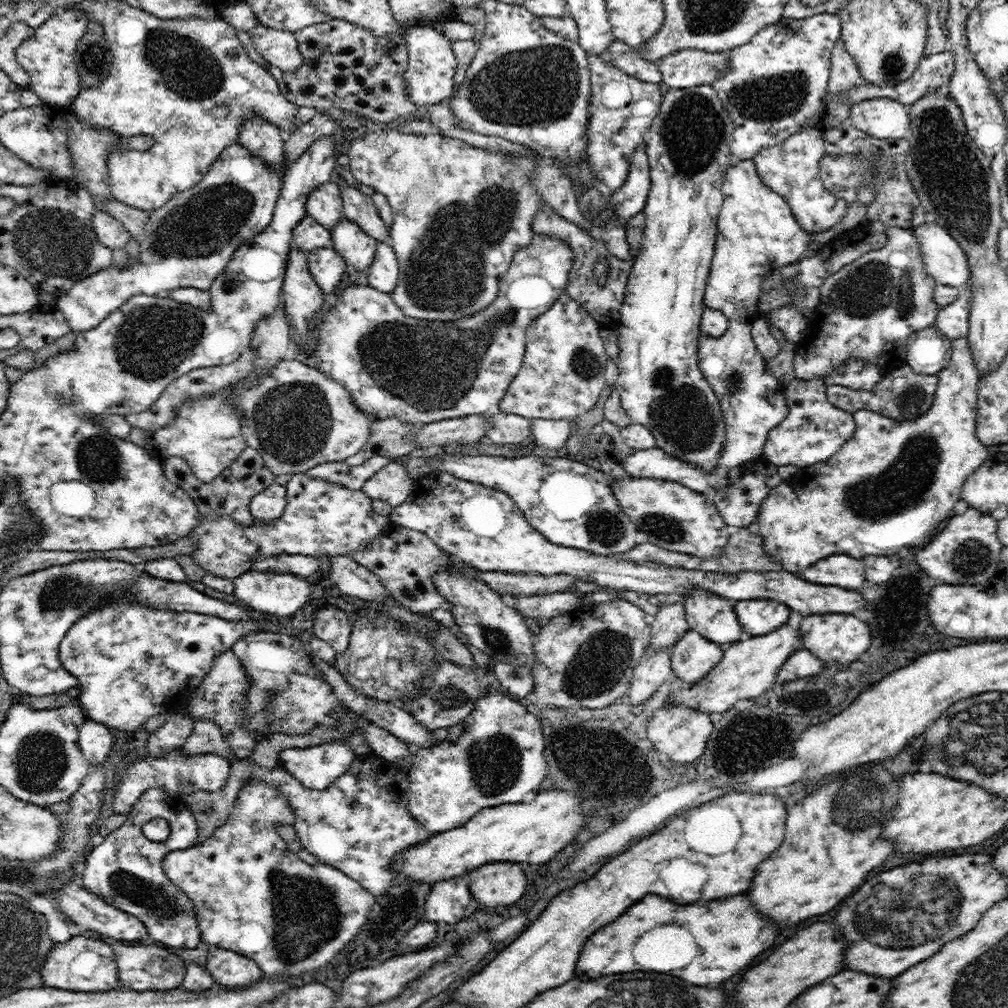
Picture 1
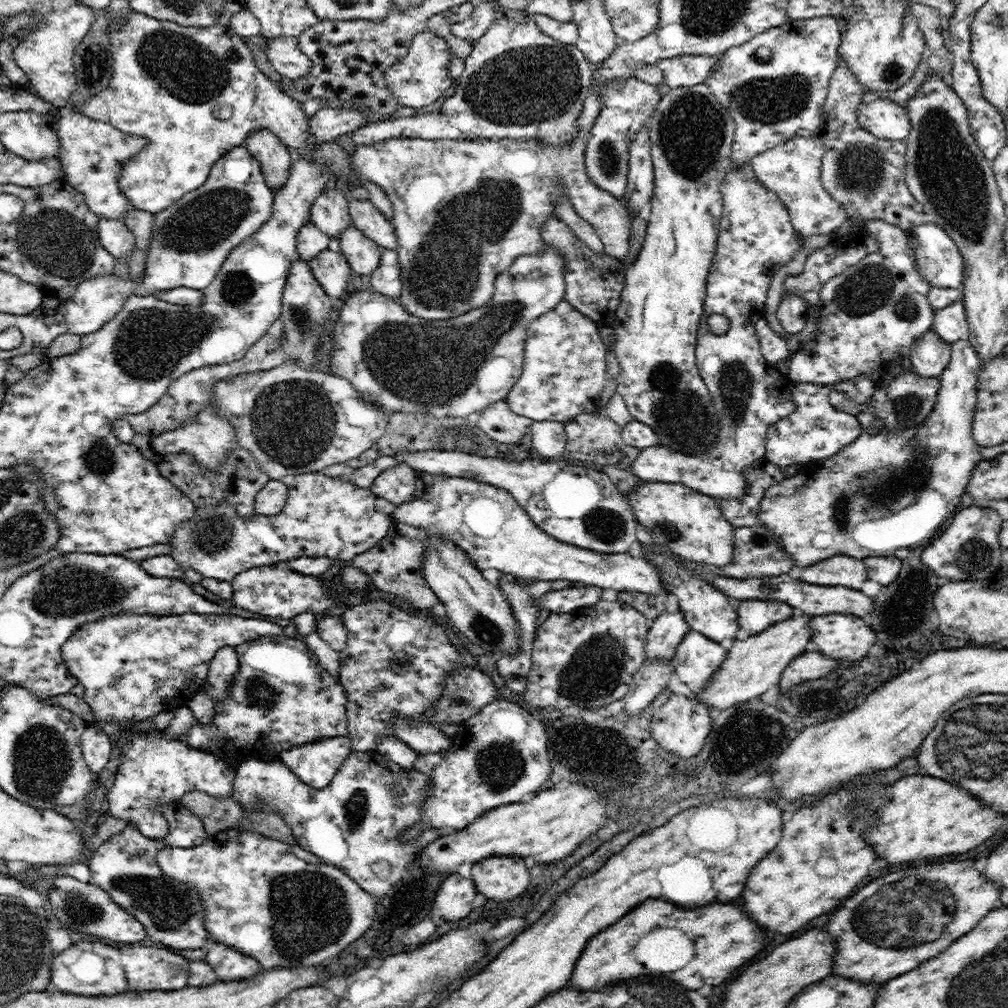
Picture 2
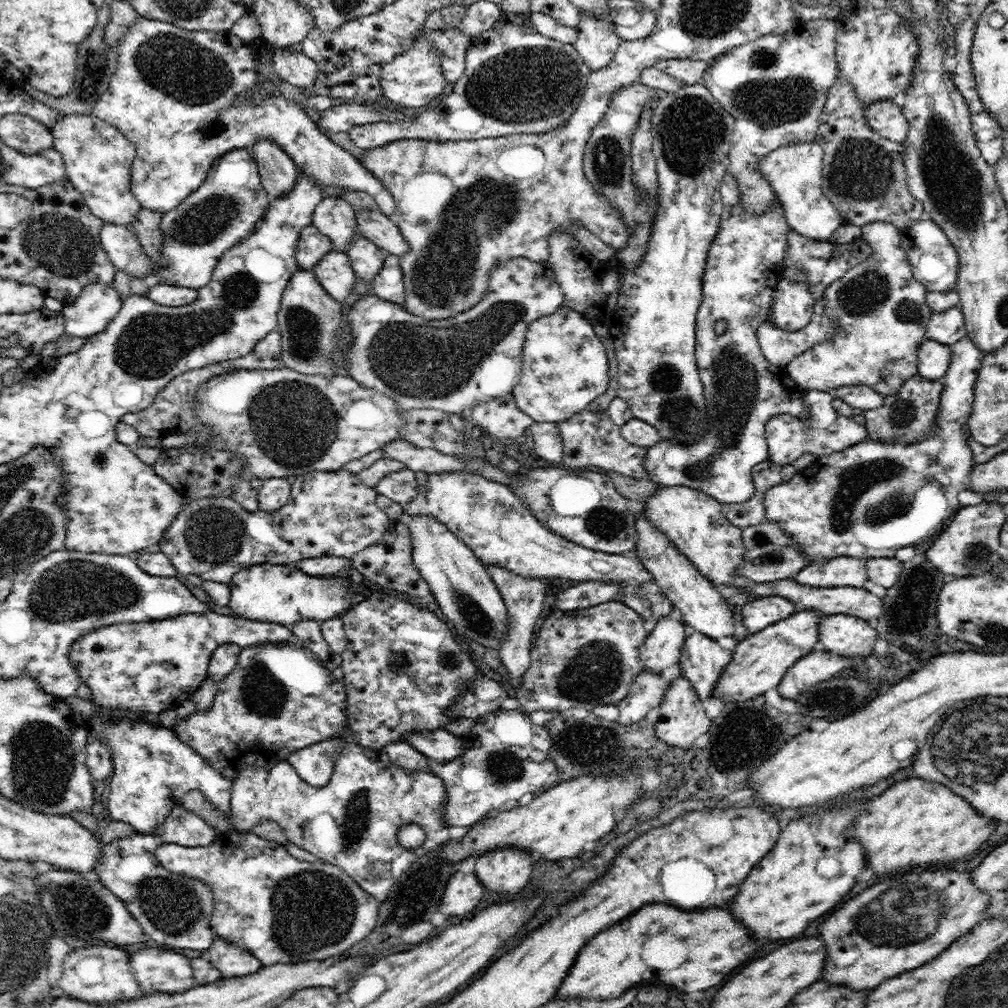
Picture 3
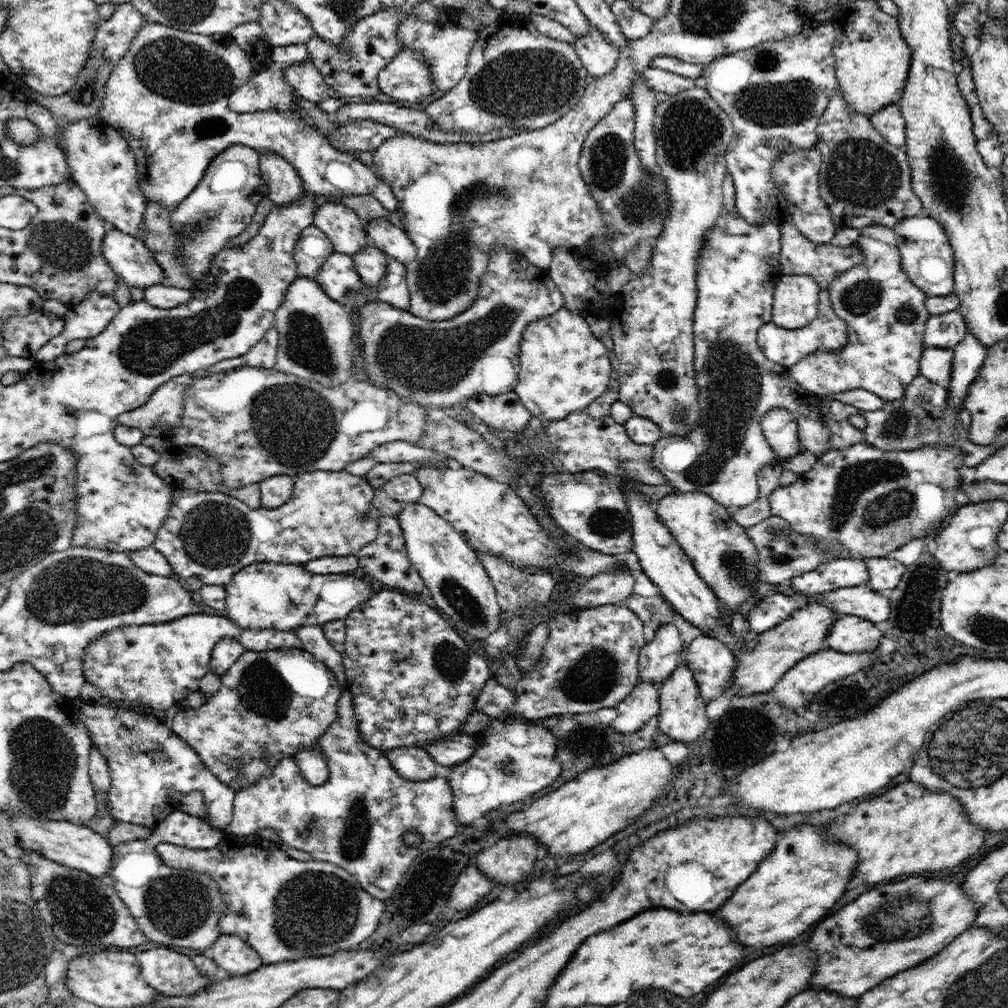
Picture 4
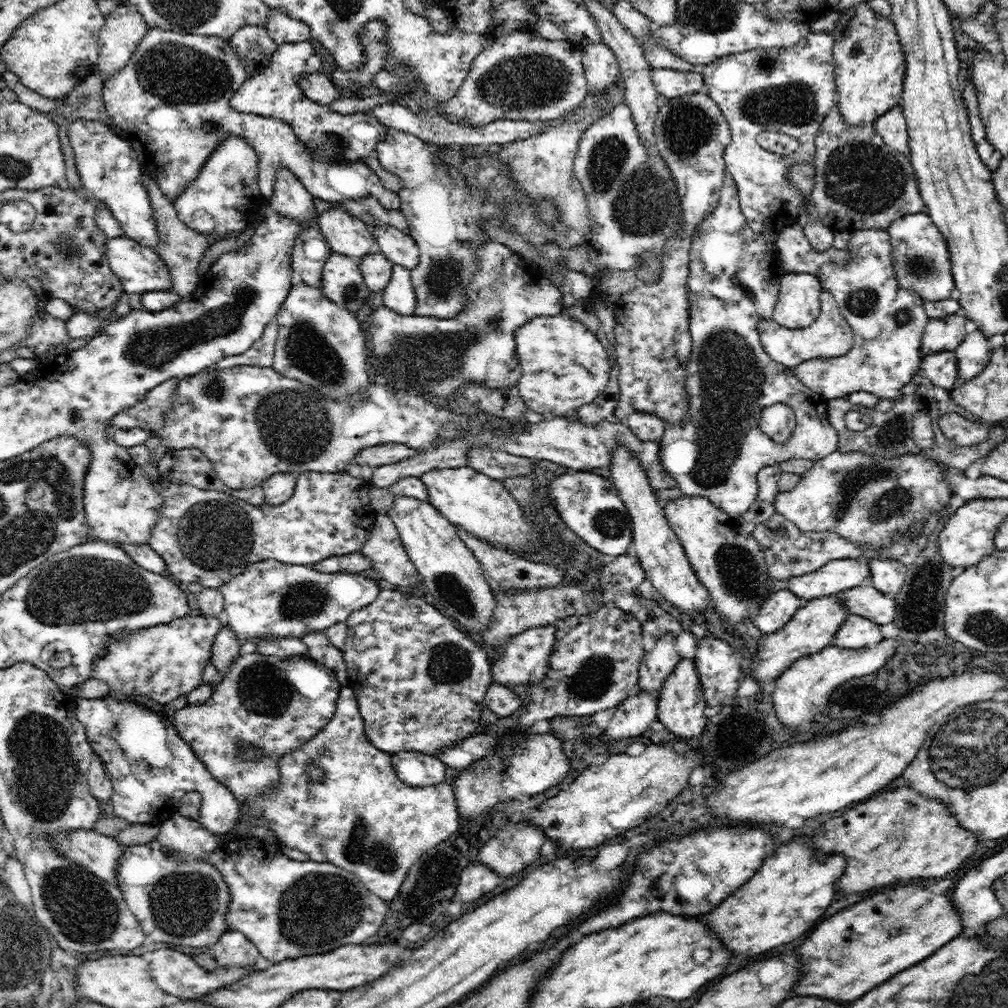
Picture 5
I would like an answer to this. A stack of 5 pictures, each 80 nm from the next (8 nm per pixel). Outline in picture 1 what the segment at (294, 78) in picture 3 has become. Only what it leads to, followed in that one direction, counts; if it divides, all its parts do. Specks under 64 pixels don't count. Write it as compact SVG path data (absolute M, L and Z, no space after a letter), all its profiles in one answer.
M263 24L250 30L256 51L269 64L291 72L298 70L304 62L304 57L298 50L298 41L294 33L285 30L274 30Z

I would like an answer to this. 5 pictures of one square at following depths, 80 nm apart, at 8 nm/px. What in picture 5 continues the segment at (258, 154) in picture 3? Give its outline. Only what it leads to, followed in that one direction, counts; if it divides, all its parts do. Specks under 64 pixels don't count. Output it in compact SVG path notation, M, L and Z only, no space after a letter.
M283 166L276 170L274 177L276 180L274 180L273 194L267 198L270 208L288 218L304 221L306 225L316 220L314 196L307 191L300 179Z

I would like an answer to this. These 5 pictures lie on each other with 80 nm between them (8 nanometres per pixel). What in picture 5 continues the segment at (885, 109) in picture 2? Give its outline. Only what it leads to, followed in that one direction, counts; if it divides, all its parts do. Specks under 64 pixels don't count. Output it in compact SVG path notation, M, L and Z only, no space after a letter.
M900 105L888 110L888 113L877 119L873 126L885 144L904 154L906 158L911 158L908 127Z

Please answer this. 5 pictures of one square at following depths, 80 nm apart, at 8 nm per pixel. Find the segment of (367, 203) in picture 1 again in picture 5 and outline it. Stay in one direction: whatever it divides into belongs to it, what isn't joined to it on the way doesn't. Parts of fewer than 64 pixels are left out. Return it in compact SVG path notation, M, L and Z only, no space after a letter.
M389 225L372 227L378 250L390 262L412 270L420 258L419 248L412 235L404 234L398 228Z

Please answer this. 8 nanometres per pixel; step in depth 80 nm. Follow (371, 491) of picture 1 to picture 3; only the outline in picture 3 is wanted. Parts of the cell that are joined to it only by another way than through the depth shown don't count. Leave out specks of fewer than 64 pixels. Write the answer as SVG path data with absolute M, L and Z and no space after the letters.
M402 468L390 474L386 474L378 486L376 486L378 494L384 494L403 506L412 502L416 498L418 492L418 483L416 473L412 469Z

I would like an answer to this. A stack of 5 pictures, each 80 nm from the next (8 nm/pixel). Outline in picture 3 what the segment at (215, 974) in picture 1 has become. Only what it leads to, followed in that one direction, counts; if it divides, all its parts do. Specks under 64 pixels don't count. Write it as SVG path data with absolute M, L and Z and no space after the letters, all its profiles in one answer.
M216 936L206 951L210 962L217 968L221 977L243 977L258 972L263 964L240 942L226 941Z

